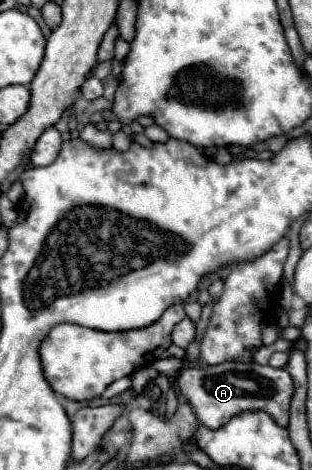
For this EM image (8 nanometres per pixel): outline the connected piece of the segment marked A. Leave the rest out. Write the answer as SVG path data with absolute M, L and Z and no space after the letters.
M220 363L214 367L184 367L176 375L180 395L192 405L194 415L208 429L220 429L226 421L240 411L260 409L276 419L278 425L288 425L288 409L294 393L292 379L286 369L262 367L258 363Z

